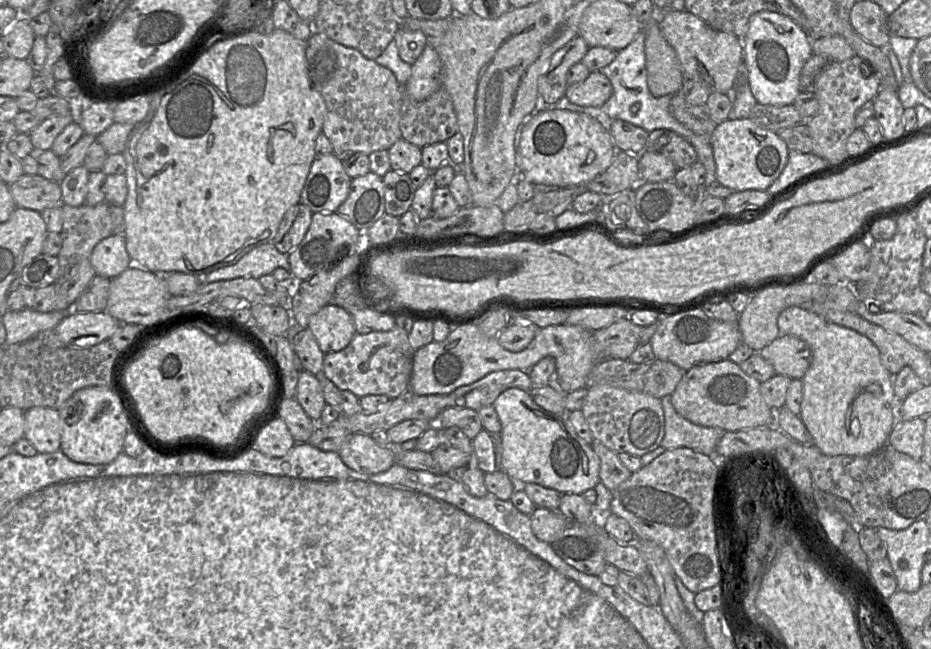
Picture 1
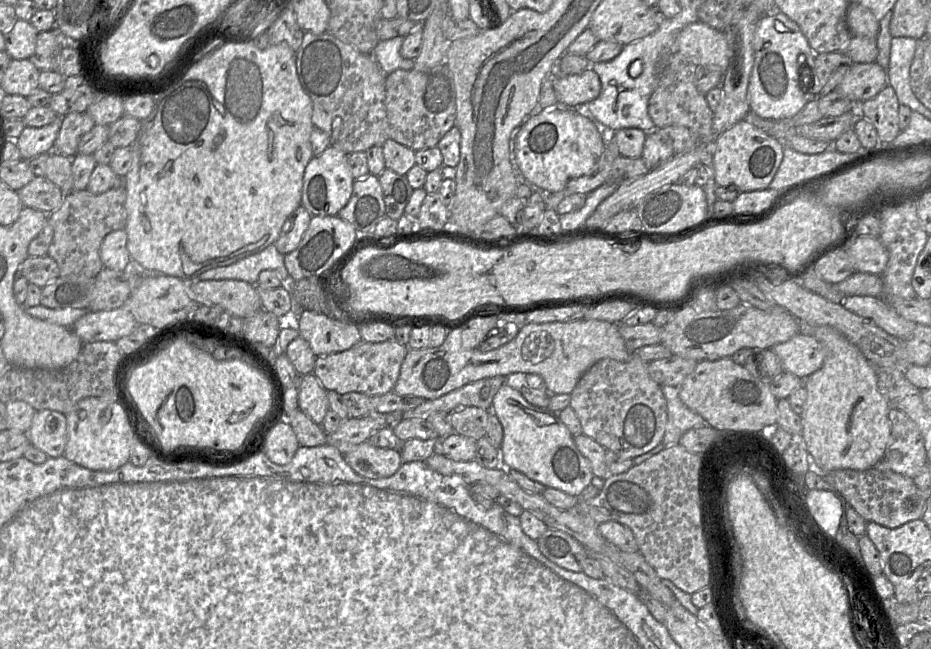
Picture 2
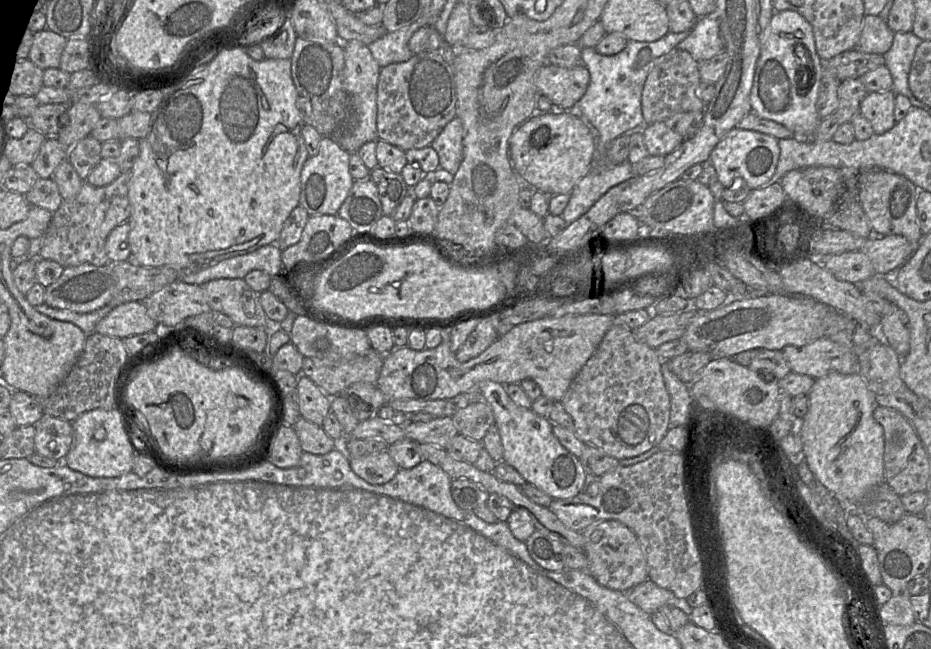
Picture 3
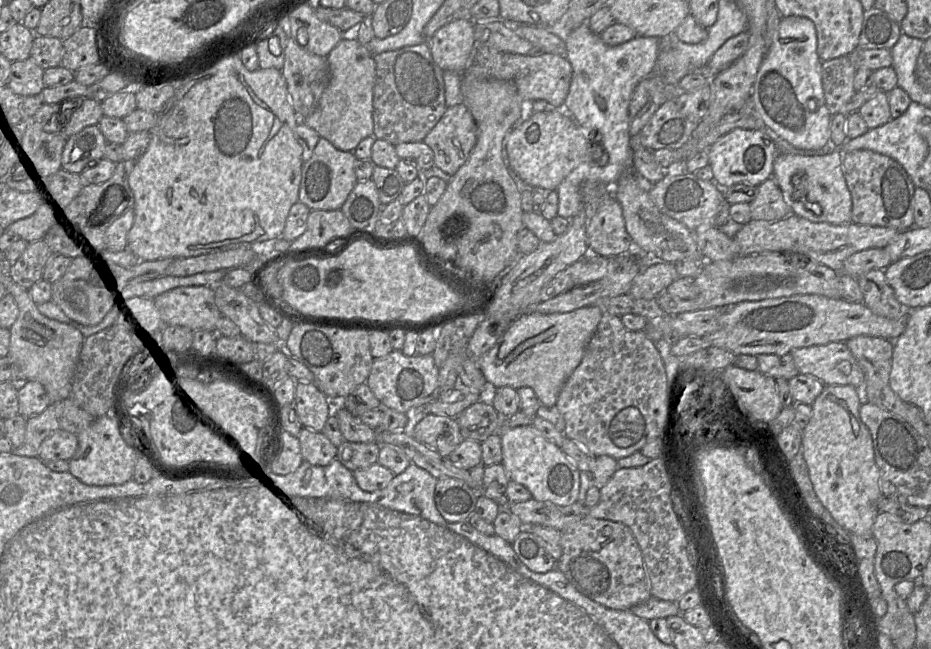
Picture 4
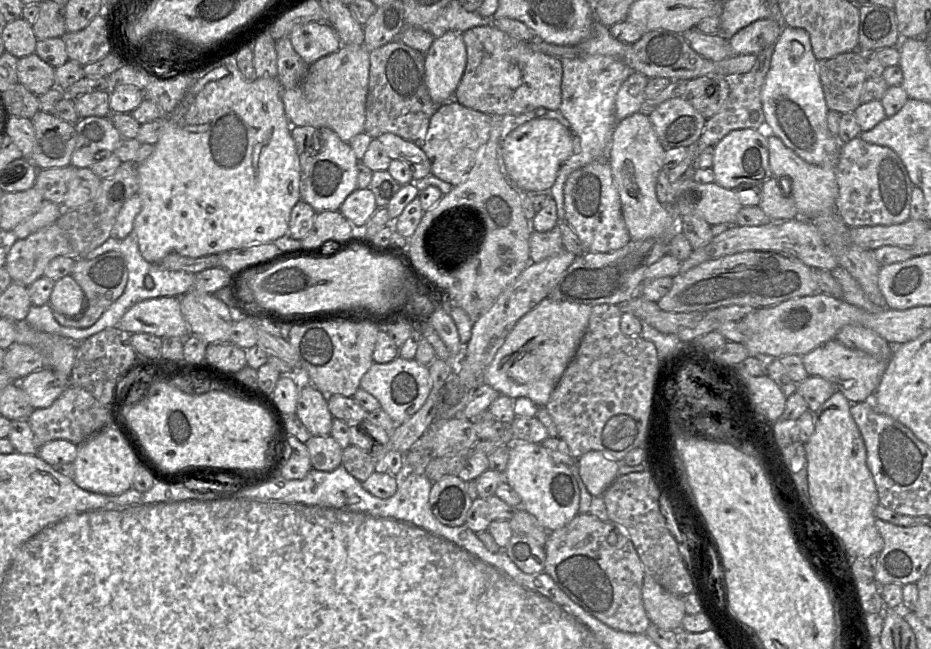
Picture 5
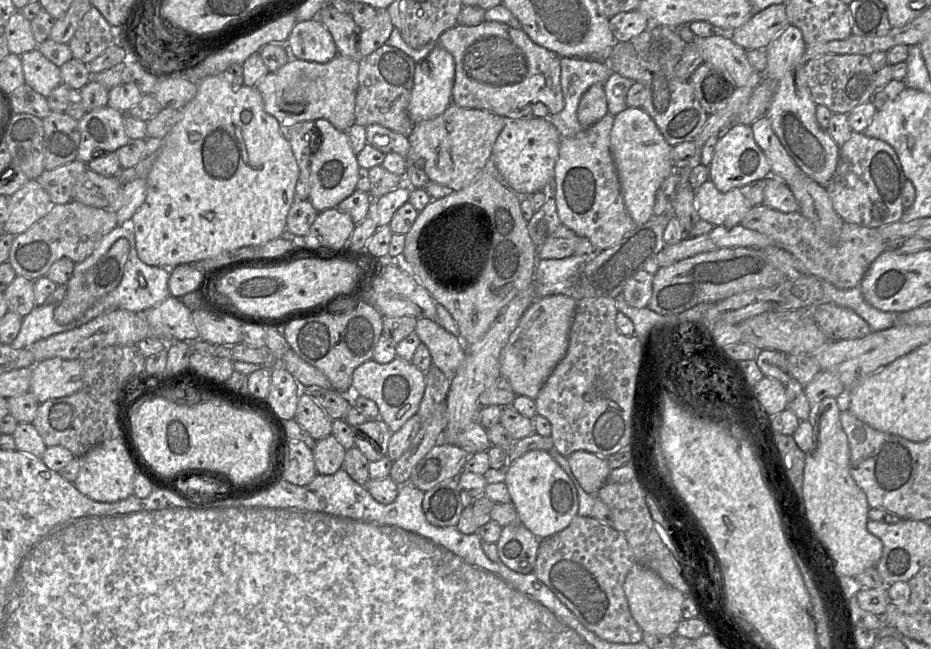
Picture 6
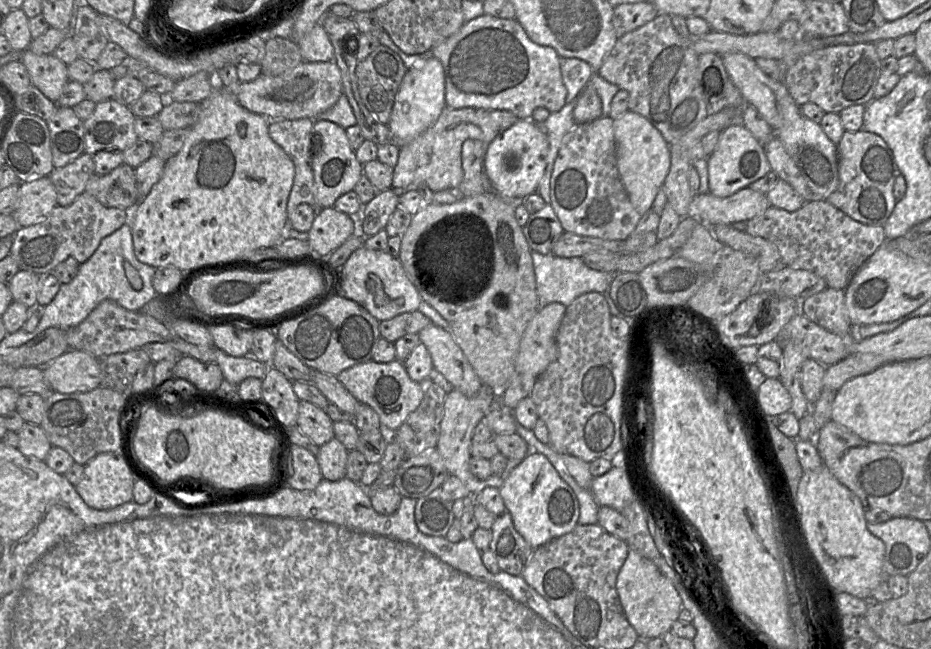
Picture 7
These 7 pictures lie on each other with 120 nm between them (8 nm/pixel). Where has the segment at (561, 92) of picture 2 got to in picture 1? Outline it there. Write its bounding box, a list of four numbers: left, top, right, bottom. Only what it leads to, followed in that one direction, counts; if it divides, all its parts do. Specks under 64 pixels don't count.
[565,71,613,107]

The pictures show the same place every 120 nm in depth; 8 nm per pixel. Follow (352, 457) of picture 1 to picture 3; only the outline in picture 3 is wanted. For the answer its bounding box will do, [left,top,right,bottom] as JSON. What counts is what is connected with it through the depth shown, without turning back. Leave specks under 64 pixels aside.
[349,450,400,485]

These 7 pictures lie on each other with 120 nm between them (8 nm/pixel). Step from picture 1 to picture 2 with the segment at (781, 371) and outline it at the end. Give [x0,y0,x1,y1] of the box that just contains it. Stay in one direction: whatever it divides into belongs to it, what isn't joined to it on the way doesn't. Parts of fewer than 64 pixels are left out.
[771,333,825,379]

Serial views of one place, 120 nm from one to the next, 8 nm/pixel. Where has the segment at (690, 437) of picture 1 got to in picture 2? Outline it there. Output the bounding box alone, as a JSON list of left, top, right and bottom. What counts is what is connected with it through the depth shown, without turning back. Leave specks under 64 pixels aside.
[661,386,709,445]

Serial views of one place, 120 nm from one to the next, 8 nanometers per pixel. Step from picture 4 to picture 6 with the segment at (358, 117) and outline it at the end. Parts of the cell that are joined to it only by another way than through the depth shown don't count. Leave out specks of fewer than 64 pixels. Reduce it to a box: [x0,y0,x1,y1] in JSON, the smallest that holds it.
[254,55,359,132]

